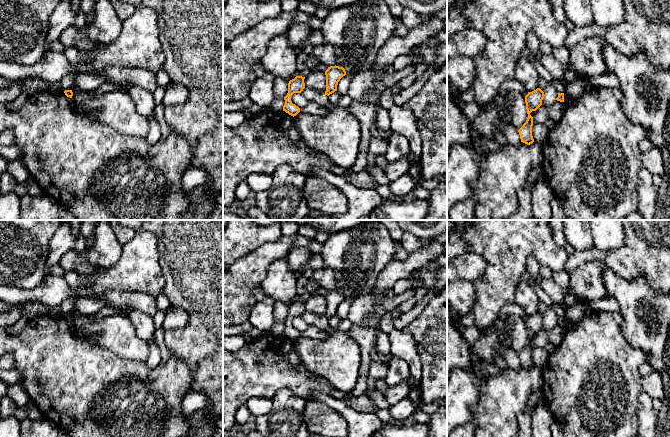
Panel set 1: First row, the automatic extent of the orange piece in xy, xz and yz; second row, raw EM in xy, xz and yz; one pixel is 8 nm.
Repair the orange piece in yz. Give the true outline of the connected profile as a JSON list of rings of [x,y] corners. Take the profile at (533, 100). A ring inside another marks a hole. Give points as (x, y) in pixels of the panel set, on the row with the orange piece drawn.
[[[537,88],[532,92],[528,92],[528,94],[525,96],[528,118],[518,132],[521,142],[527,145],[530,145],[534,142],[532,136],[533,117],[530,115],[530,113],[532,111],[536,111],[542,105],[543,98],[544,92],[540,88]]]

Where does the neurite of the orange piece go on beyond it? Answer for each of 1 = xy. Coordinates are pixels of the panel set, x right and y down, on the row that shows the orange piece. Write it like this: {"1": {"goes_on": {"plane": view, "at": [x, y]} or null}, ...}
{"1": {"goes_on": null}}

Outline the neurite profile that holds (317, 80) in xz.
[[[315,71],[304,79],[305,87],[316,89],[325,94],[326,91],[326,75],[324,71]]]

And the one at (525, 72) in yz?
[[[524,46],[520,58],[515,67],[515,80],[519,81],[527,92],[539,88],[539,75],[534,67],[536,58],[530,52],[528,46]]]

